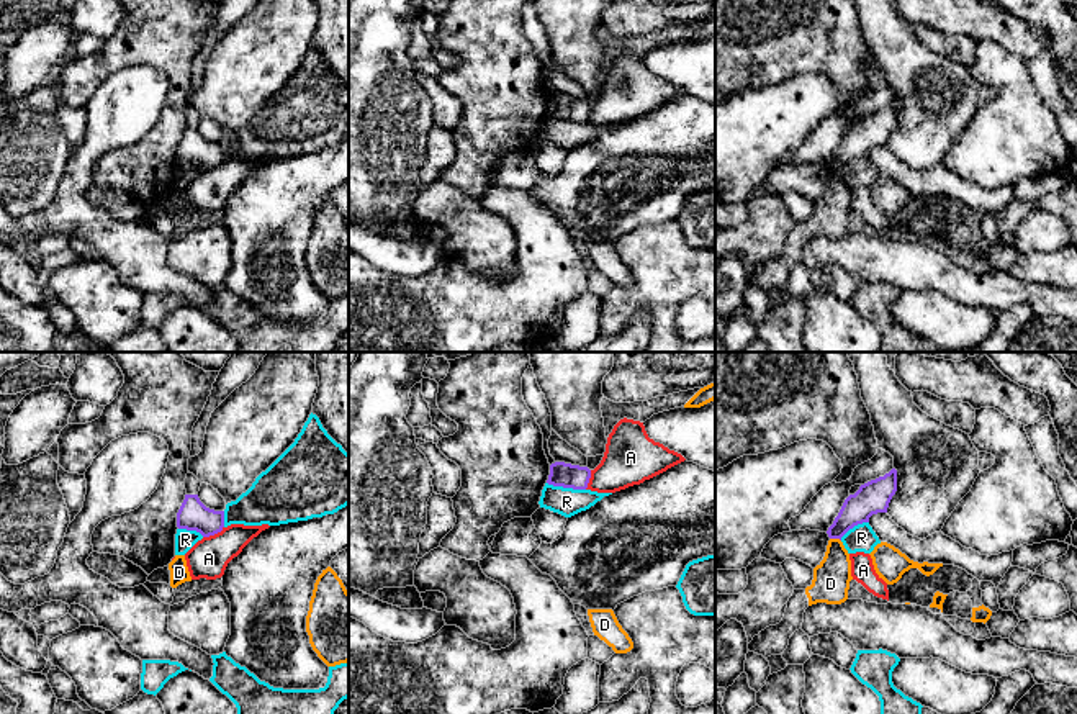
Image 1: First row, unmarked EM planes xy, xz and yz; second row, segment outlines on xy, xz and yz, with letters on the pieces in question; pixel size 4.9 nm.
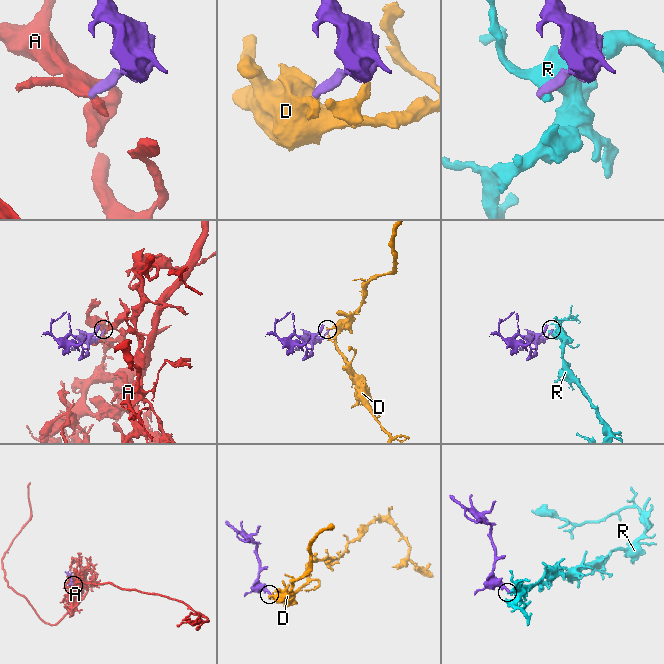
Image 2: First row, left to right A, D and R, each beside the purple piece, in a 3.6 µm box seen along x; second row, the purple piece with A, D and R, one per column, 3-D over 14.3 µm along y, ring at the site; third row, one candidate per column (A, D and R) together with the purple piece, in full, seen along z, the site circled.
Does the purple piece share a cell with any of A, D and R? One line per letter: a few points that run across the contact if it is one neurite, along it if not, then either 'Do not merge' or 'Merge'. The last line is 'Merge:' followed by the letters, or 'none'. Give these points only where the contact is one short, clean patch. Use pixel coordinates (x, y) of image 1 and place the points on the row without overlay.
A: Line: xy (223, 159), (220, 164), (203, 171). Do not merge
D: Line: yz (830, 171), (840, 174). Do not merge
R: Line: xz (547, 115), (557, 120), (585, 123). Do not merge
Merge: none

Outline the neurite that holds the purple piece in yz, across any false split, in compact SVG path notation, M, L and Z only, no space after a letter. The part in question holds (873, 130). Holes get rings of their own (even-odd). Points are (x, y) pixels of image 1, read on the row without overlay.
M892 102L884 110L871 113L849 128L827 167L830 172L840 172L854 159L869 156L877 146L887 146L889 136L897 124L897 103Z

